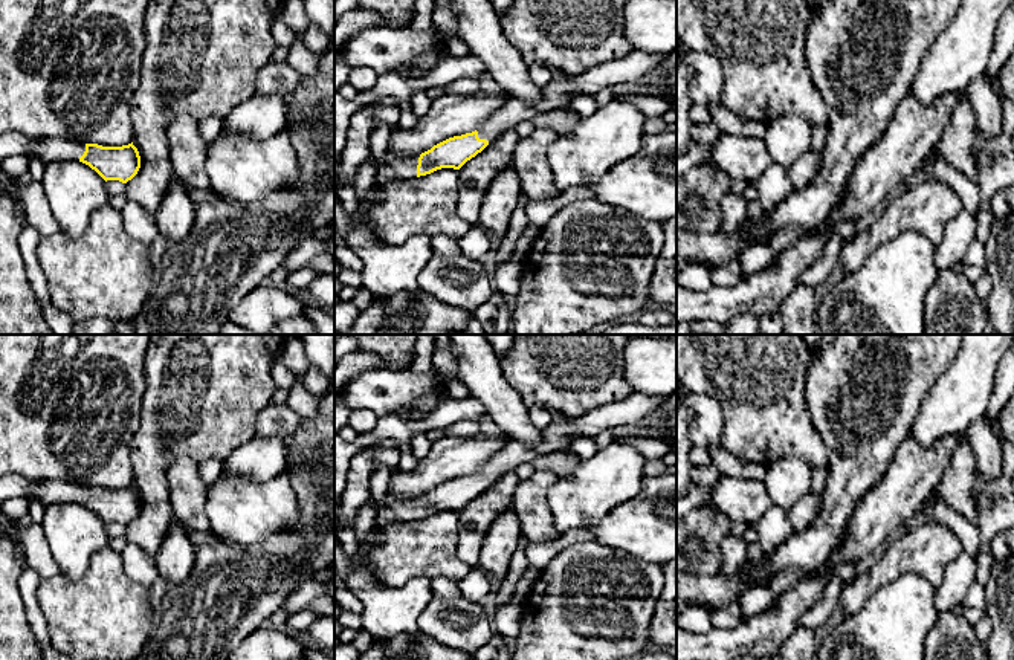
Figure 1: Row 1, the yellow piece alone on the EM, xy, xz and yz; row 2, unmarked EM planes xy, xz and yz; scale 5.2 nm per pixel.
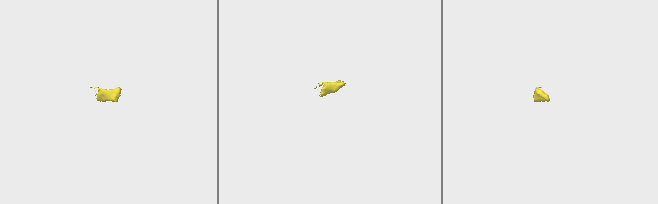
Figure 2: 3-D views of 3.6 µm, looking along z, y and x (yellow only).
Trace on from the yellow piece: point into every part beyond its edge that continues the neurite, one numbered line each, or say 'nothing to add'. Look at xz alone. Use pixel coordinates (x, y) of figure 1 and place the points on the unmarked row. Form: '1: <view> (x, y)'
1: xz (637, 408)
2: xz (403, 509)

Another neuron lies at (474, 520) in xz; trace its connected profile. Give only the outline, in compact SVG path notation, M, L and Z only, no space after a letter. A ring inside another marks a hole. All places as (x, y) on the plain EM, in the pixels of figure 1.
M509 472L458 512L457 556L470 567L478 567L483 539L492 522L512 507L518 483L518 477Z

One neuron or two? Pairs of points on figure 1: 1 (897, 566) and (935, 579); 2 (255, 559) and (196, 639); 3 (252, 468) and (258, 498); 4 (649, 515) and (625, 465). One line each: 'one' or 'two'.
1: one
2: one
3: two
4: two

